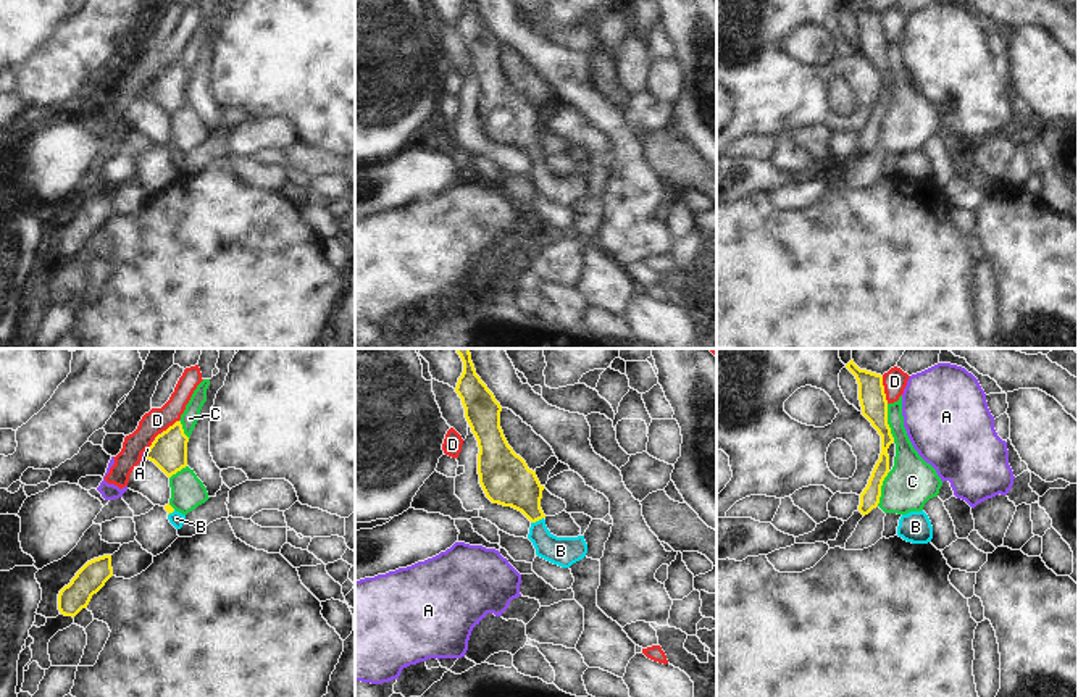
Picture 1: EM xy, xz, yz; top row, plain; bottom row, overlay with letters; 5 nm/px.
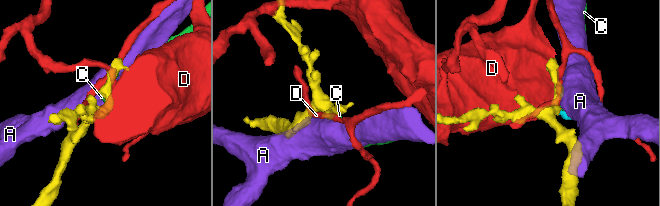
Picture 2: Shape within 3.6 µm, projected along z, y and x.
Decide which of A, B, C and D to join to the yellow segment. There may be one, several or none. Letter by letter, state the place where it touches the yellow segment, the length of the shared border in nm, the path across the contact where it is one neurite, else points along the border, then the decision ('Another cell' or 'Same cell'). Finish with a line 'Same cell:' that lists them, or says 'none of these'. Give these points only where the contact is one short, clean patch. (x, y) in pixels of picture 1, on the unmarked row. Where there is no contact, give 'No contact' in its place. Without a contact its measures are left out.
A: Touches yellow at xy (144, 92). Shared border 60 nm. Boundary: xy (149, 87), (144, 97). Another cell
B: Touches yellow at xz (536, 158). Shared border 70 nm. Path across: xz (507, 118), (528, 139), (536, 158), (538, 168), (560, 189). Same cell
C: Touches yellow at yz (886, 62). Shared border 200 nm. Another cell
D: Touches yellow at yz (883, 28). Shared border 140 nm. Boundary: yz (881, 15), (888, 41). Another cell
Same cell: B

